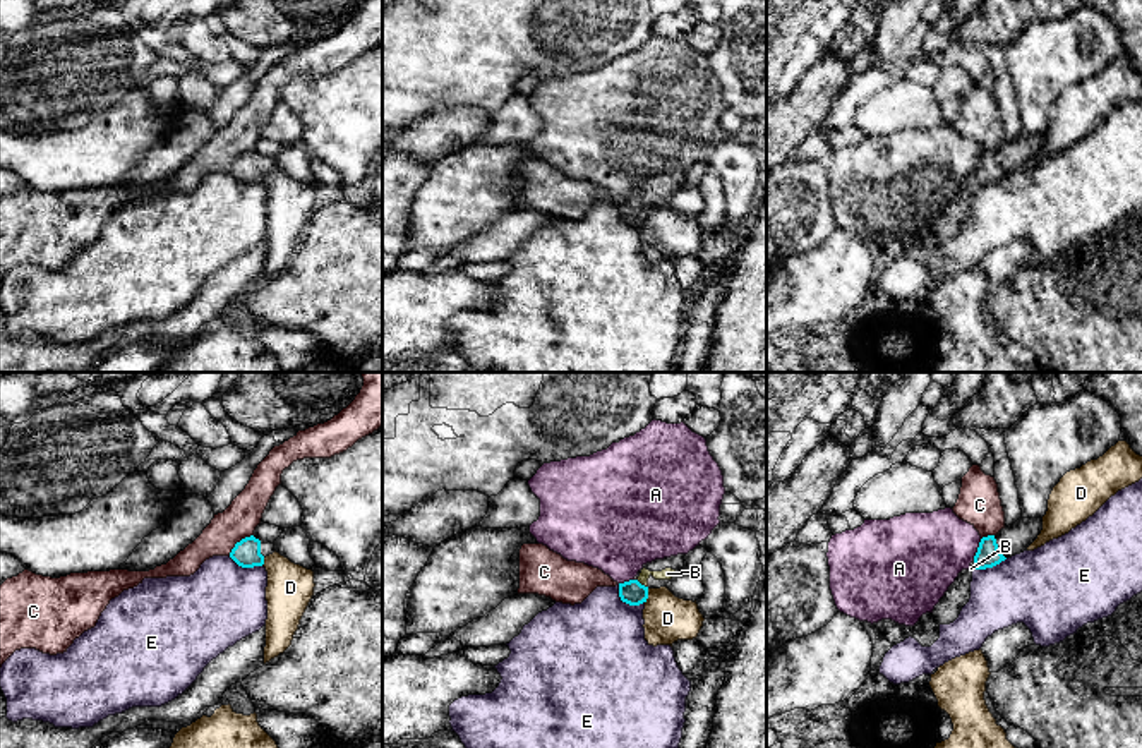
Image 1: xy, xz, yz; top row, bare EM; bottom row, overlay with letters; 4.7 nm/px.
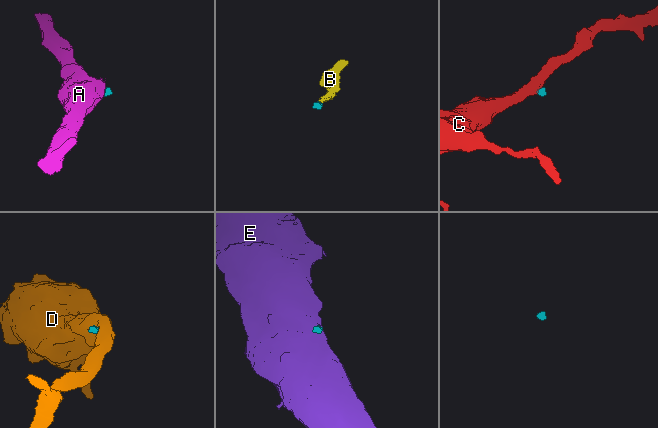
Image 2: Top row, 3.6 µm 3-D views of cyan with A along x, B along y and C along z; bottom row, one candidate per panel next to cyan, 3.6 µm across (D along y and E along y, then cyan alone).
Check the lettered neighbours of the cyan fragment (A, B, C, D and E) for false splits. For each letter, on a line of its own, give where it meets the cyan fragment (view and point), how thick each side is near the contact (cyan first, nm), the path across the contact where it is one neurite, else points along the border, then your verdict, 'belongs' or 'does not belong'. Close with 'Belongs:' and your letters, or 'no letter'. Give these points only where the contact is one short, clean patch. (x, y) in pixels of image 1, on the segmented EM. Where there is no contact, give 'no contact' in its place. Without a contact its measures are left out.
A: meets cyan in yz at (978, 549); 120 nm thick on the cyan side, 380 nm on the other; border along yz (981, 539), (973, 560); does not belong
B: meets cyan in xz at (640, 584); 120 nm thick on the cyan side, 60 nm on the other; runs through xz (631, 592), (640, 584), (649, 573), (667, 573); belongs
C: meets cyan in xy at (240, 541); 130 nm thick on the cyan side, 170 nm on the other; border along xy (252, 534), (240, 539), (228, 554); does not belong
D: meets cyan in xz at (647, 596); 120 nm thick on the cyan side, 220 nm on the other; border along xz (649, 589), (645, 603); does not belong
E: meets cyan in xz at (625, 601); 120 nm thick on the cyan side, 440 nm on the other; border along xz (618, 584), (618, 594), (623, 601), (630, 604), (643, 603); does not belong
Belongs: B

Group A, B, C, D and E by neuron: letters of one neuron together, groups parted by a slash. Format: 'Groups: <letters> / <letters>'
Groups: A / B / C / D / E

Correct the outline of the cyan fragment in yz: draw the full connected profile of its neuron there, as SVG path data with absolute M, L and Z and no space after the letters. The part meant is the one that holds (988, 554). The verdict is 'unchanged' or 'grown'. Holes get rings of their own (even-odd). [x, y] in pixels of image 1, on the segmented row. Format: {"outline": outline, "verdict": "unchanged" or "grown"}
{"outline": "M1019 518L996 535L983 537L974 556L974 570L986 570L1027 551L1043 530L1043 518Z", "verdict": "grown"}

